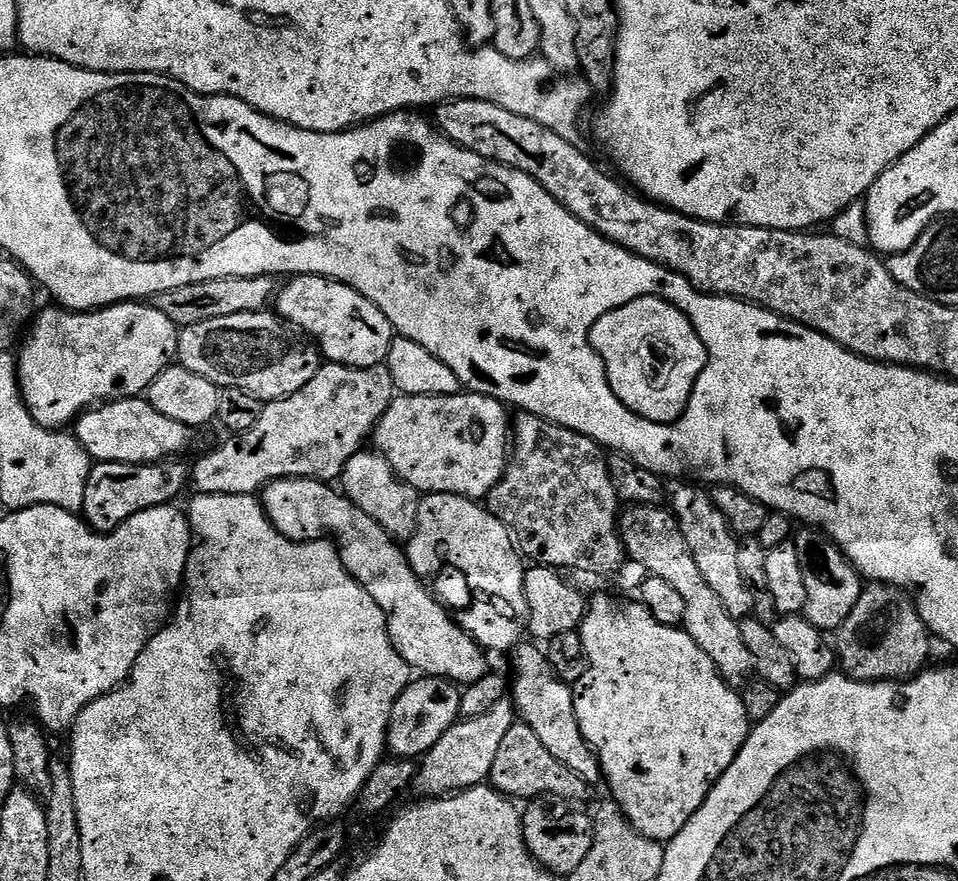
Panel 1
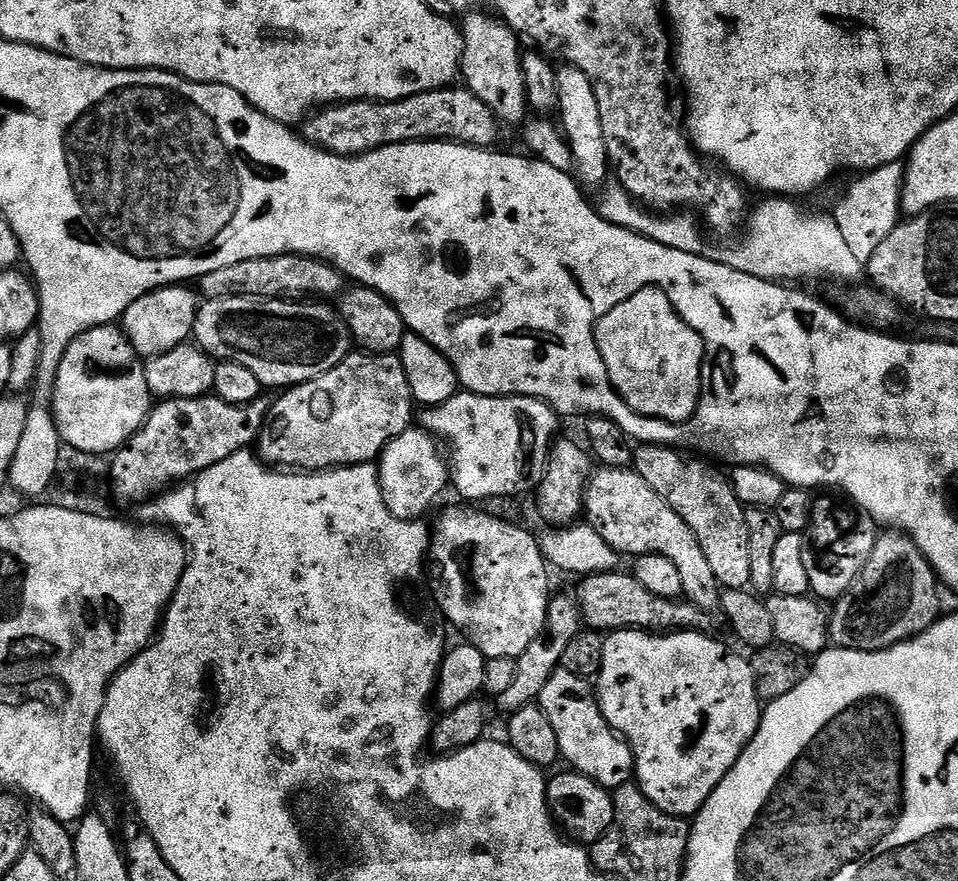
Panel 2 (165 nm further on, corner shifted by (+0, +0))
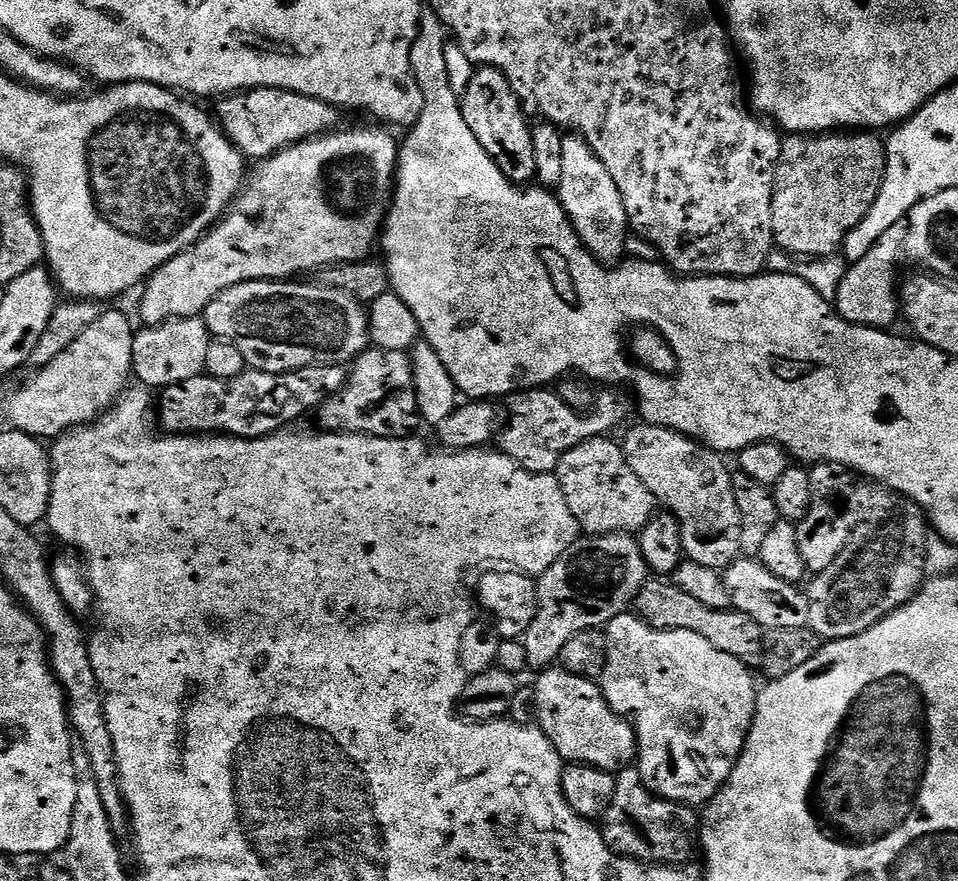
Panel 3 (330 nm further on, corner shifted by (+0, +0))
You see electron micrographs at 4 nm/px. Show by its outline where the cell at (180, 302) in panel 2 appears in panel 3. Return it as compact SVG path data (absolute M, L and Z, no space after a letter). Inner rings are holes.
M376 126L380 128L348 128L345 127L343 130L333 130L323 136L316 136L312 140L304 140L300 144L292 144L289 148L284 148L280 152L276 152L270 159L261 160L255 165L256 168L251 169L250 175L247 177L246 183L239 196L236 197L234 201L234 207L221 219L220 223L214 228L208 229L208 232L202 239L196 243L193 248L187 248L182 254L178 254L174 258L170 258L170 262L166 262L157 272L153 272L151 276L148 277L146 283L143 285L142 291L144 293L140 296L140 324L144 326L155 326L158 324L164 324L167 320L181 320L182 318L190 318L191 316L200 316L206 310L206 306L210 306L210 302L214 302L214 298L218 298L218 294L222 294L222 290L230 290L230 286L235 284L241 284L247 280L278 280L281 282L287 281L295 272L312 272L317 268L317 270L323 270L325 268L331 268L334 264L349 264L355 260L367 260L373 255L372 251L377 251L378 241L381 239L382 233L384 231L384 222L388 218L388 210L392 207L392 194L396 186L396 169L398 167L398 161L400 159L400 149L398 147L398 140L395 140L391 136L389 129L384 126Z

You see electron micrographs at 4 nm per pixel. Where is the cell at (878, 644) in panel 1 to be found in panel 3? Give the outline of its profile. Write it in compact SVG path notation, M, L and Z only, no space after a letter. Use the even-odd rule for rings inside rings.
M860 482L857 483L850 494L850 502L852 500L856 509L858 509L858 518L855 517L852 537L850 542L846 542L846 550L842 550L842 554L838 554L838 558L834 558L834 563L827 568L825 572L815 573L807 581L806 595L810 602L810 618L808 619L808 627L812 628L820 635L821 641L827 642L830 640L845 640L846 638L854 638L858 634L862 634L866 630L870 630L878 622L882 622L889 614L896 612L903 604L909 604L916 596L917 592L924 587L926 581L923 574L923 555L924 555L924 529L923 521L925 517L921 510L913 500L907 500L899 492L893 488L885 488L883 484L875 482Z

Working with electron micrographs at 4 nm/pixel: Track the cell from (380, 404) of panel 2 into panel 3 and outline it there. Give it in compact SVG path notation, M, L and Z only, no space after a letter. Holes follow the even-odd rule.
M369 346L366 351L351 361L348 381L338 394L334 394L318 409L319 427L329 432L363 432L365 436L381 436L391 440L402 440L413 435L416 427L421 427L418 398L415 397L414 370L412 357L408 352L386 350Z

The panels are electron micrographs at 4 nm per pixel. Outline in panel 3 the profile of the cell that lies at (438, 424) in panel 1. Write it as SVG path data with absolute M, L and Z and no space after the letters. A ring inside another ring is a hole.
M544 388L517 392L507 404L509 416L506 416L506 423L498 432L499 451L505 452L526 470L545 474L555 473L560 459L574 450L574 446L593 440L595 436L607 437L611 428L618 427L627 418L628 408L630 412L629 397L620 390L601 391L596 397L595 408L587 414L575 412L562 402L555 391Z

